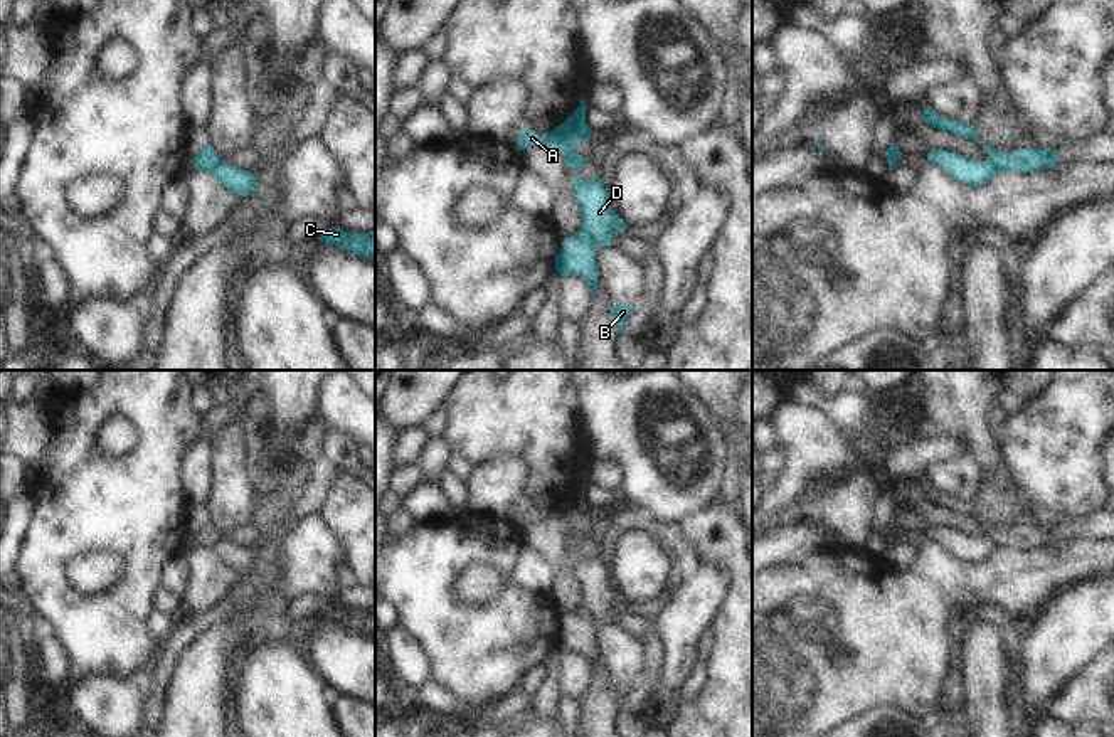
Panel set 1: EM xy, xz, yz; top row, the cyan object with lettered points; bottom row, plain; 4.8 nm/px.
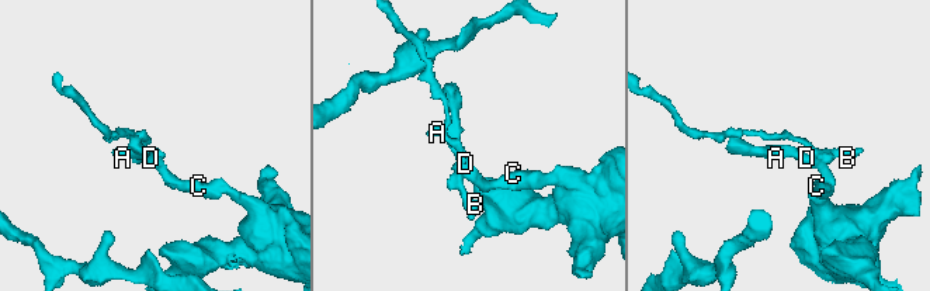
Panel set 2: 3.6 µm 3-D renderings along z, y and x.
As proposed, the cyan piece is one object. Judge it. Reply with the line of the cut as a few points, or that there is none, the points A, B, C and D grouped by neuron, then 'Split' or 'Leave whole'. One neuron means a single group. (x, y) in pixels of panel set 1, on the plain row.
Split along xz (581, 606), (598, 623). Groups: A C D / B. Split

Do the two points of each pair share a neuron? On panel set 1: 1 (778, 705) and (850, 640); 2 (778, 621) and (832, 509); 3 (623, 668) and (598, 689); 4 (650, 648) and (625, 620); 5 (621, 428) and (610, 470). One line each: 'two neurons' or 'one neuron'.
1: one neuron
2: two neurons
3: two neurons
4: two neurons
5: two neurons

